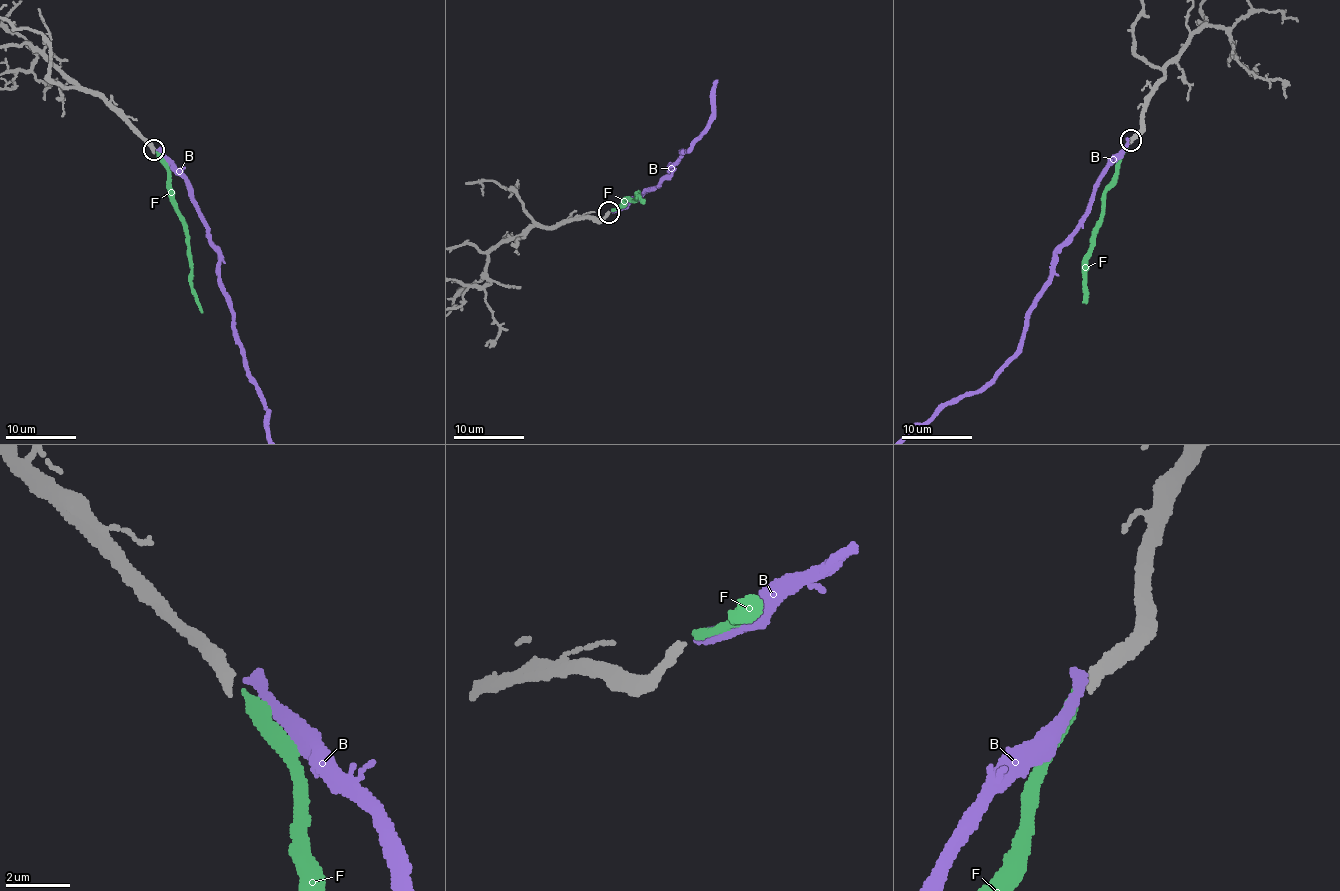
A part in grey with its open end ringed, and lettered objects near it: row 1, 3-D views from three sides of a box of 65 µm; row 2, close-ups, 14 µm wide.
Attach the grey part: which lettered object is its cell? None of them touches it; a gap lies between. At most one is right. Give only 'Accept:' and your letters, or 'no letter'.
Accept: F

